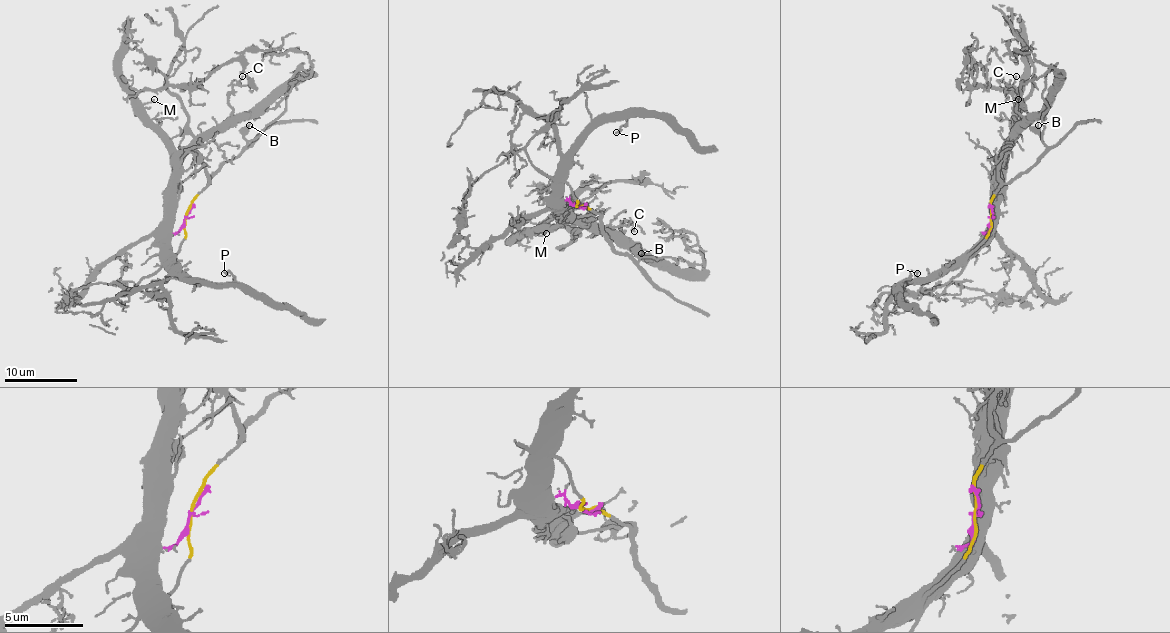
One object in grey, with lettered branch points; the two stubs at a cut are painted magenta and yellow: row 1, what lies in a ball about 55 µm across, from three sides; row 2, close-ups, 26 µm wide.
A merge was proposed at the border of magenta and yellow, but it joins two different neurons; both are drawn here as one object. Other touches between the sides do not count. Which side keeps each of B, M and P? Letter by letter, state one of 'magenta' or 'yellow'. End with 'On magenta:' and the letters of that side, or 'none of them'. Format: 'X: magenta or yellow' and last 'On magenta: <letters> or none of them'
B: yellow
M: magenta
P: magenta
On magenta: M, P

